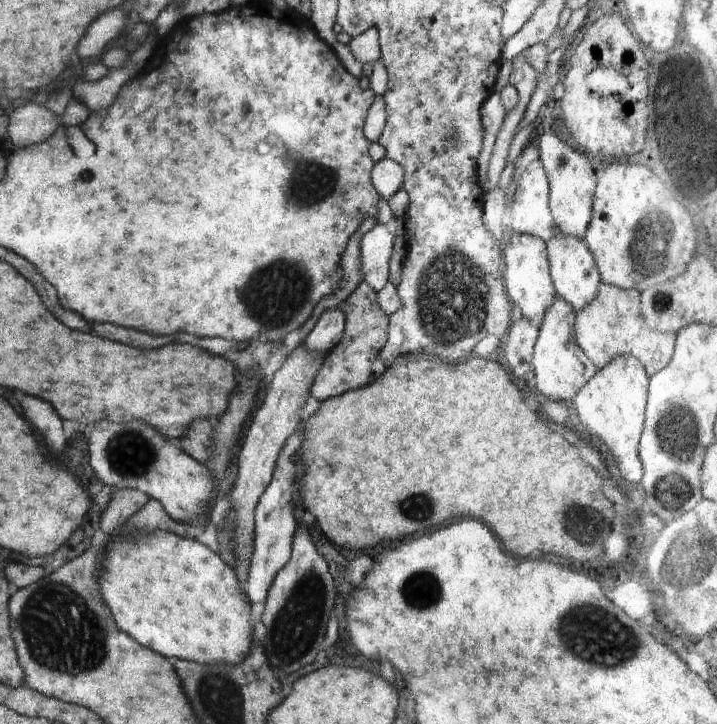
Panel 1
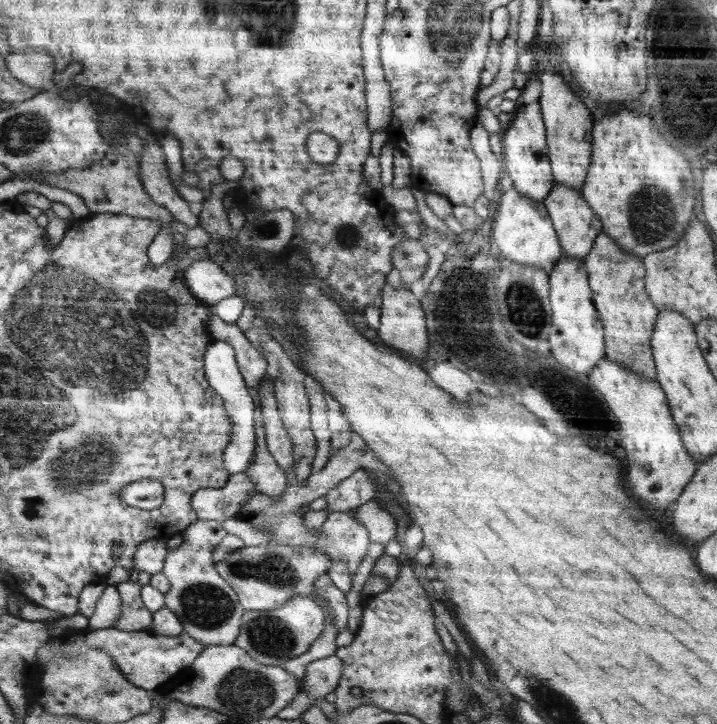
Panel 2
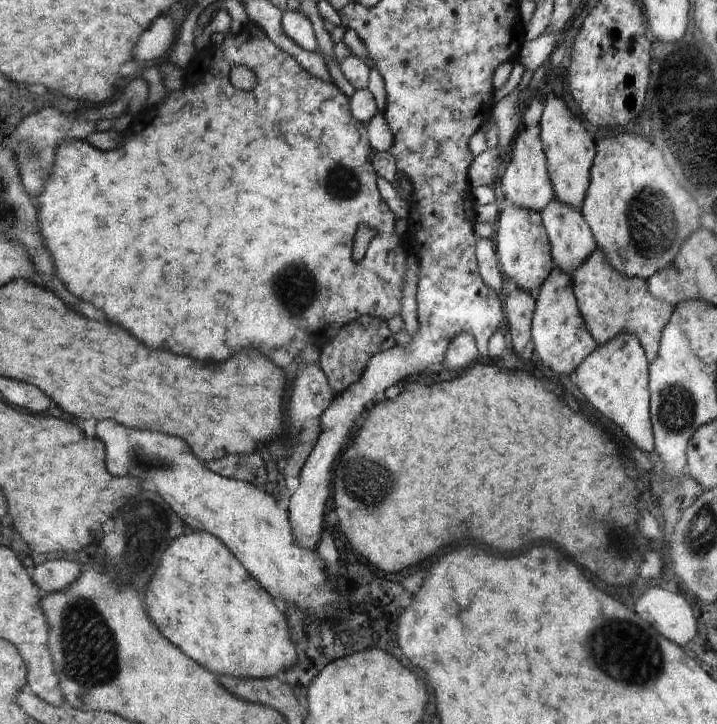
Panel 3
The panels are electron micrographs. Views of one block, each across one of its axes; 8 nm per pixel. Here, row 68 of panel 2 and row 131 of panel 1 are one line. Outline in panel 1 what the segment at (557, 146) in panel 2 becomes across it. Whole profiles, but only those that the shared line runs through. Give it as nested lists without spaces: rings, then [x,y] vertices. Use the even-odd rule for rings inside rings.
[[[552,130],[540,135],[537,149],[549,182],[549,207],[555,225],[563,235],[582,239],[592,216],[596,171],[582,152],[572,150]]]

